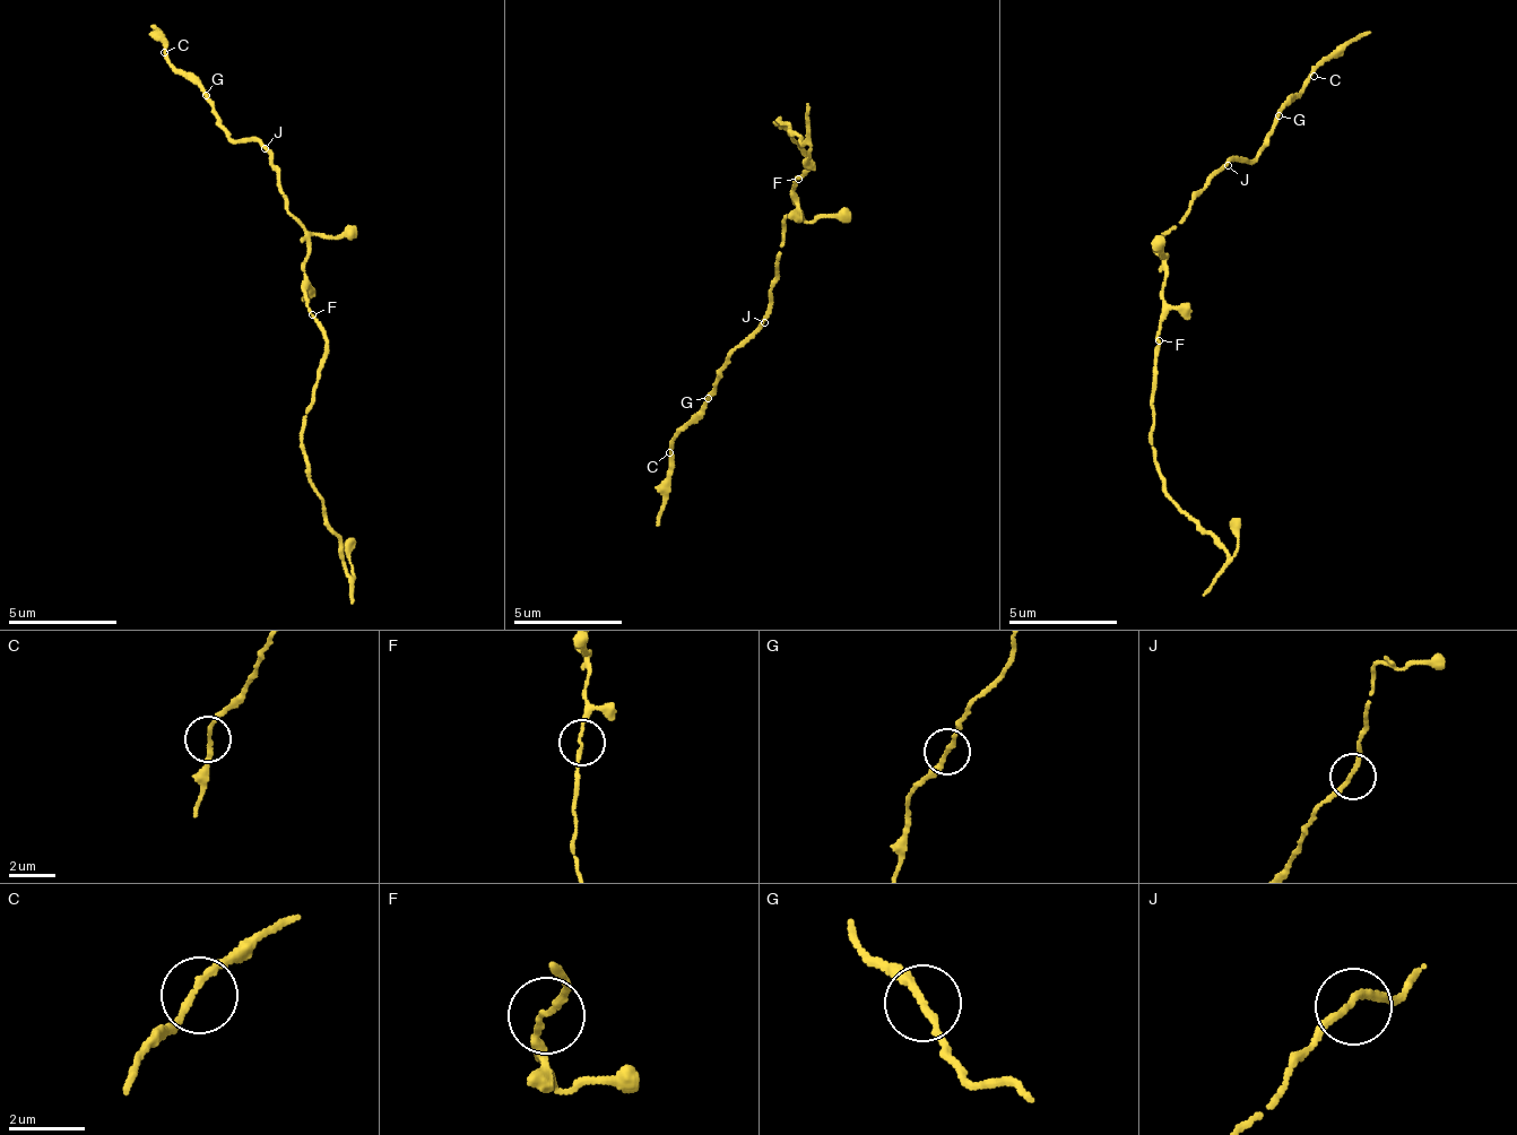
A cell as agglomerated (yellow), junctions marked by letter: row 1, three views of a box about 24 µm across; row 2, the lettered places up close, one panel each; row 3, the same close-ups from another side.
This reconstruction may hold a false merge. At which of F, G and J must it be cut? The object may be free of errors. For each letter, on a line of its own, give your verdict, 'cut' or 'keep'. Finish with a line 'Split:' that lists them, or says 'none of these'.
F: keep
G: keep
J: keep
Split: none of these

